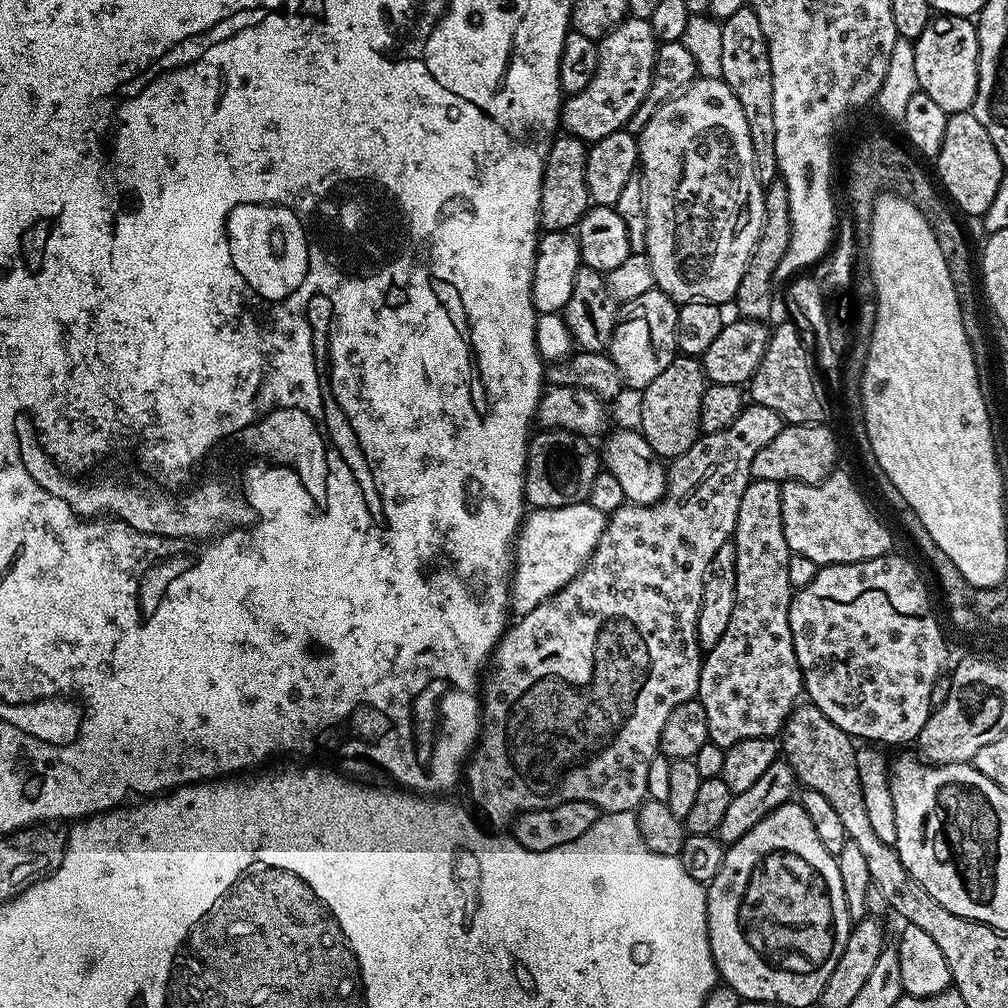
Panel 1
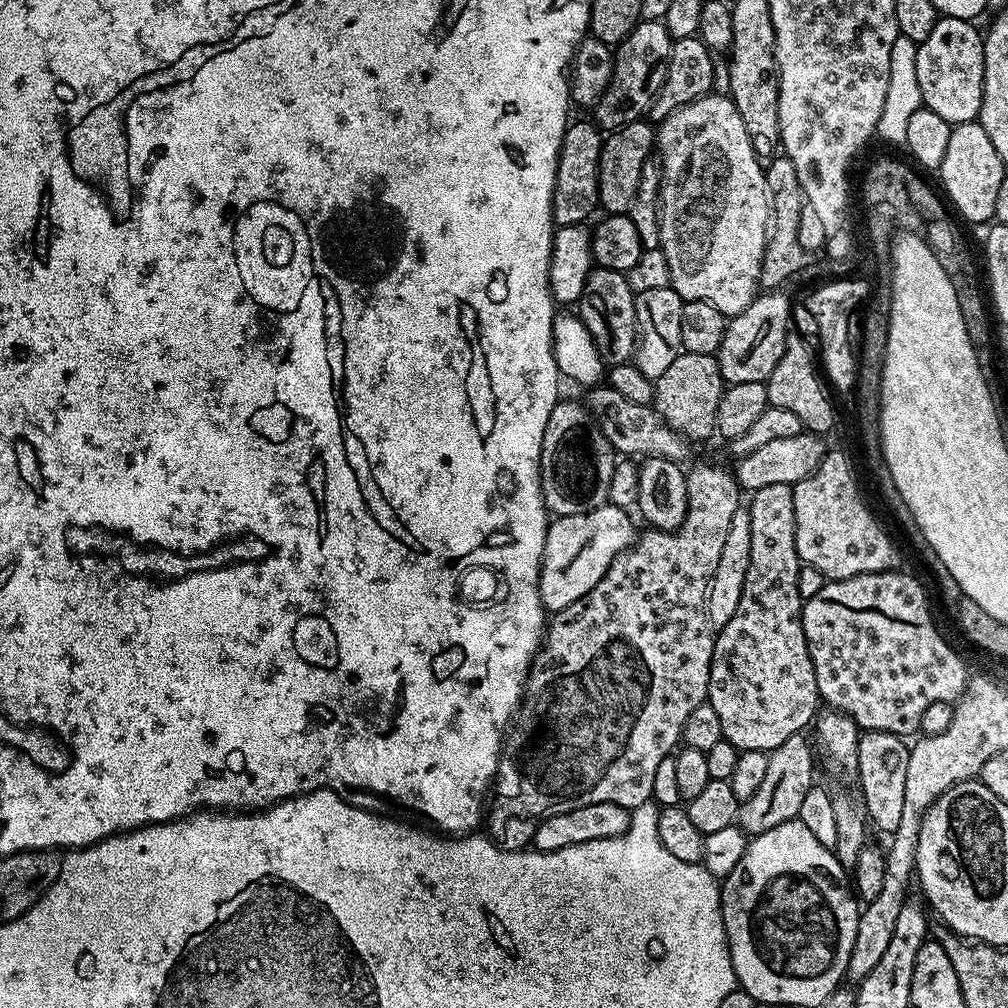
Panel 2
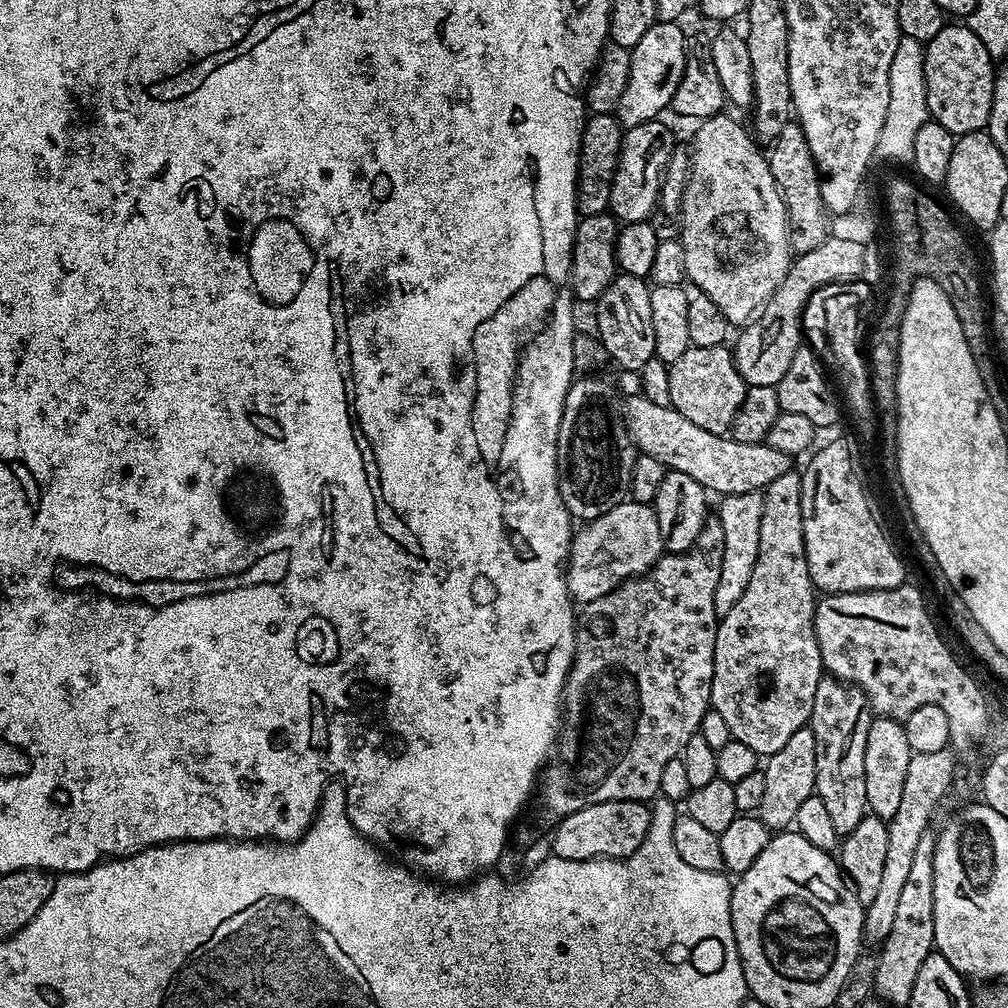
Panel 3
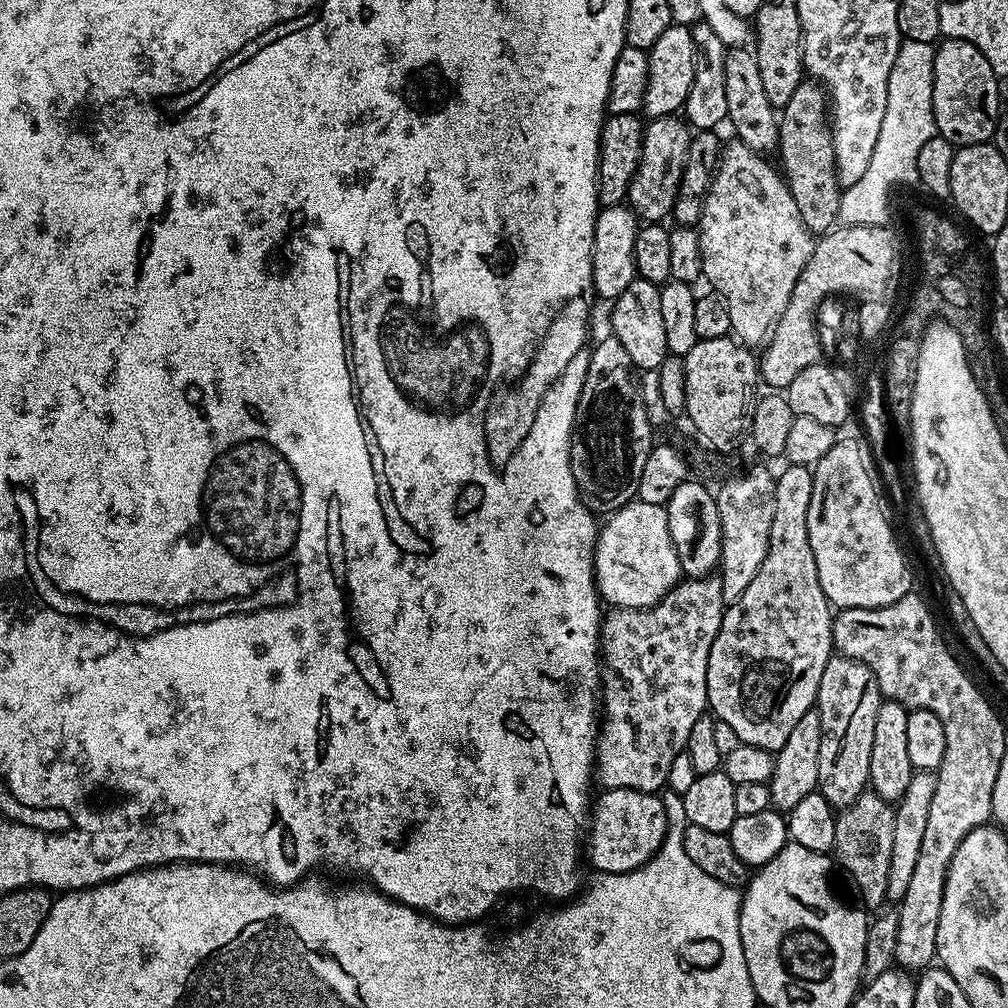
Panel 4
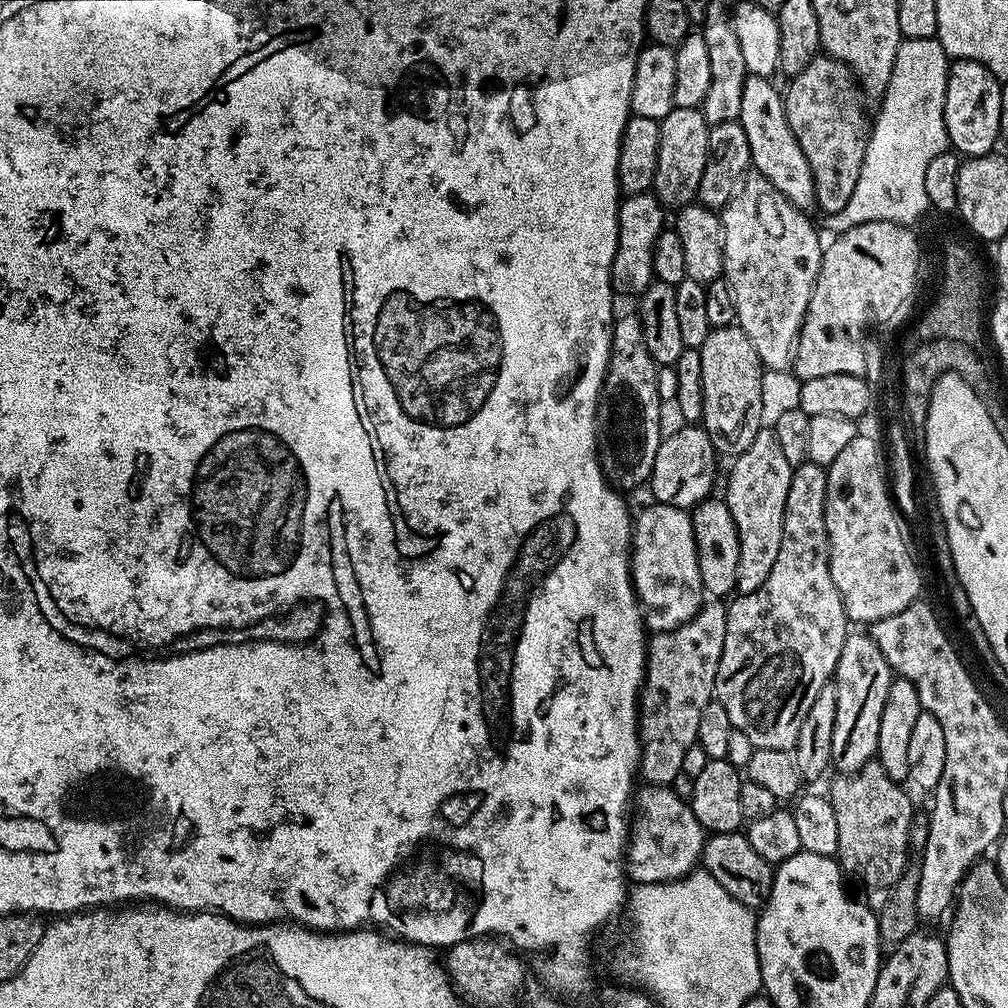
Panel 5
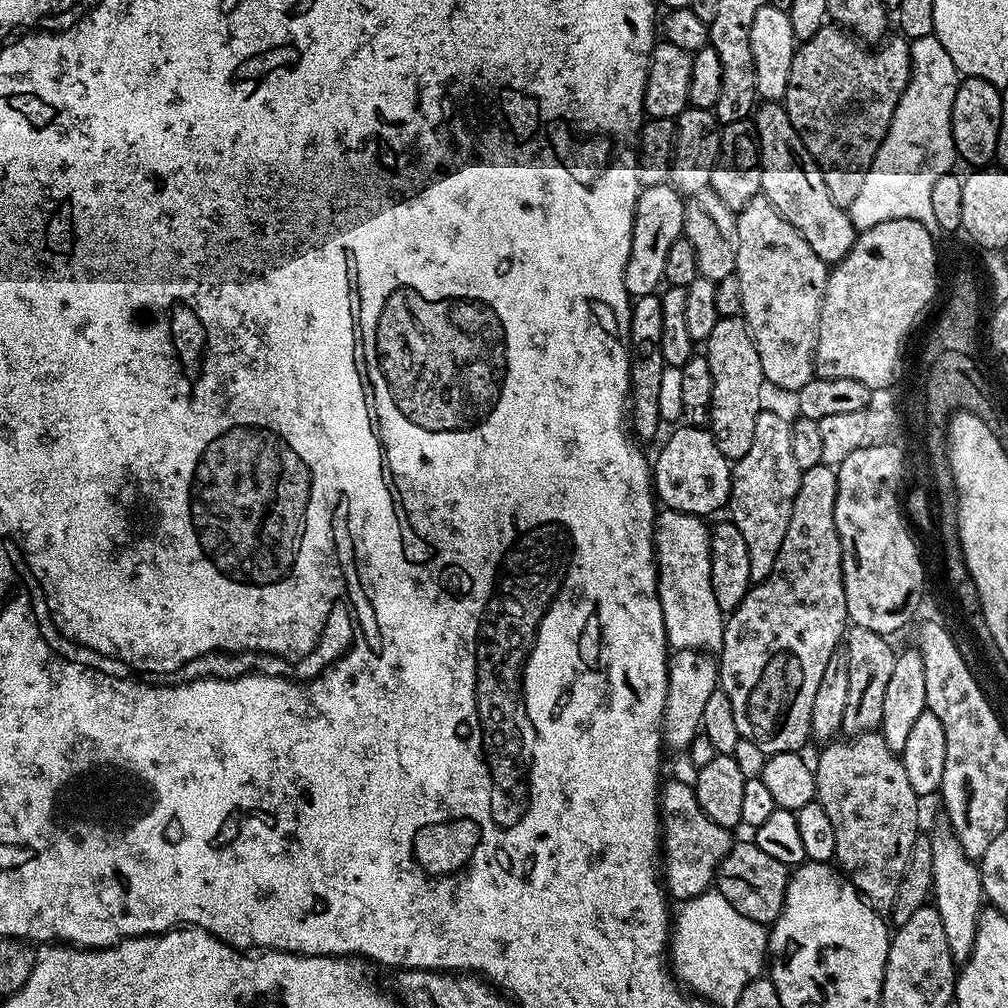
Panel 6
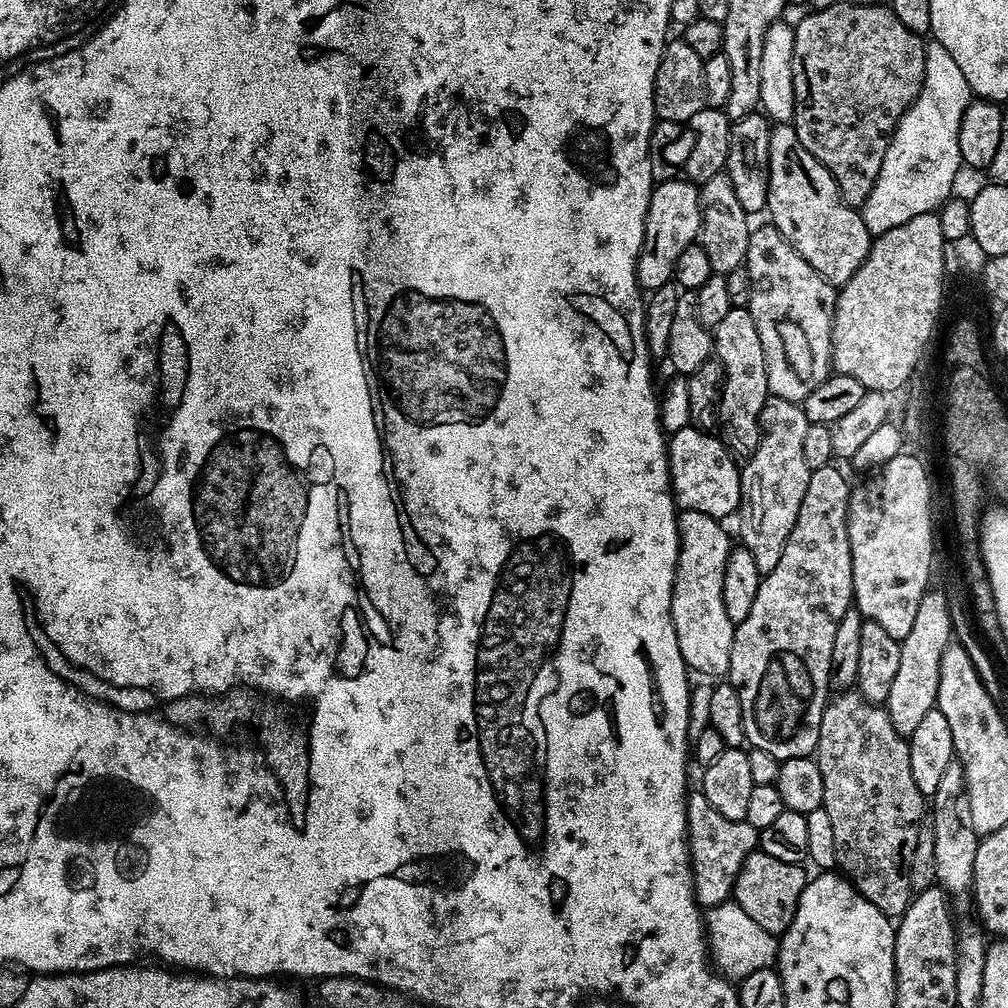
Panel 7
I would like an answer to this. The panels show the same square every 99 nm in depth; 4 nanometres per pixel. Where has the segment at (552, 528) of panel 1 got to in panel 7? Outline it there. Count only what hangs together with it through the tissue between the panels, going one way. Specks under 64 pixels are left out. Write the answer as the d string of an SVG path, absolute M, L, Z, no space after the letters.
M698 510L681 511L680 521L680 553L672 591L672 621L678 634L678 650L682 650L682 658L693 673L701 672L704 676L724 678L730 666L730 650L732 649L733 625L726 615L726 606L722 602L722 576L726 574L726 558L732 552L733 541L728 541L728 532L721 521L710 514L698 514Z

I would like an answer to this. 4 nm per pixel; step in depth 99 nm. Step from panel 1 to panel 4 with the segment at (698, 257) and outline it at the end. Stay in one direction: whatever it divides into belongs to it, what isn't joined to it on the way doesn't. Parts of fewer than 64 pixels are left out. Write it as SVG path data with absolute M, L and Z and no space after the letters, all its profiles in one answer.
M732 138L728 144L723 145L720 154L720 163L714 169L712 184L708 187L708 192L704 196L704 209L700 211L700 223L698 231L700 233L700 267L703 279L709 280L711 287L724 297L726 306L730 310L730 322L735 339L745 346L760 346L767 341L771 331L776 327L777 320L786 310L786 302L790 302L790 294L794 294L794 282L798 282L798 274L806 266L806 262L812 256L814 247L813 233L802 222L802 214L798 214L798 206L794 206L794 198L790 194L787 184L784 183L783 175L775 167L767 164L765 157L759 152L755 152L750 146L746 146L741 140Z

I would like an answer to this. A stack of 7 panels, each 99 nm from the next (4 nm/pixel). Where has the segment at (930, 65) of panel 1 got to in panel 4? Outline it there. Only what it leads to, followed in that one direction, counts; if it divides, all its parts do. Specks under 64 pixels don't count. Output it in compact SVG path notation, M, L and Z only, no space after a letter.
M945 39L936 48L934 58L932 109L938 135L956 148L989 143L995 137L996 125L1002 115L1000 84L1001 81L978 46L969 41Z

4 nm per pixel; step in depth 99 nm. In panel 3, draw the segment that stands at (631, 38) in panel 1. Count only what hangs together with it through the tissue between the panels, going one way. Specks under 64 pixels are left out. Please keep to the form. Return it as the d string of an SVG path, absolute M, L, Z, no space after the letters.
M657 20L650 30L646 30L638 46L630 50L630 78L626 82L626 90L622 90L622 98L618 98L614 113L621 128L633 128L642 122L655 120L663 108L671 105L674 90L678 90L678 82L682 82L686 58L690 54L690 48L684 45L684 32L680 26L670 20Z

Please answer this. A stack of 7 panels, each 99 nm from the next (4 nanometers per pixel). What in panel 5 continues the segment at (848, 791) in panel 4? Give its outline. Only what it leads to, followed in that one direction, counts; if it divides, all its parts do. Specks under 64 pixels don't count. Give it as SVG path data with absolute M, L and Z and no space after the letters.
M864 630L849 631L846 642L842 642L842 654L838 654L836 671L830 681L836 699L834 734L830 738L831 767L837 768L837 773L860 772L862 766L876 760L882 706L886 706L886 694L890 694L893 679L893 670L871 635Z

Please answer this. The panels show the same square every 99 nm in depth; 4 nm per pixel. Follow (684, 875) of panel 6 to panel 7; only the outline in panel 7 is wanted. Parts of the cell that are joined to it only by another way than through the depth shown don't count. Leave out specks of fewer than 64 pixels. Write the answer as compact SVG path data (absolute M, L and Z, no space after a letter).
M699 790L688 793L686 818L688 819L688 856L692 859L692 884L696 887L696 902L701 909L707 910L719 904L729 903L732 887L738 878L738 870L742 870L742 862L750 853L758 848L758 829L750 826L747 820L735 820L718 814L710 802L706 802L706 794Z

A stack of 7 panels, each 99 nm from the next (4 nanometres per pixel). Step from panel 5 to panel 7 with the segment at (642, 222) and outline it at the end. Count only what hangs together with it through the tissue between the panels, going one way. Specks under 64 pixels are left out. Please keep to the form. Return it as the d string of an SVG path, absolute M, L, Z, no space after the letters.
M687 178L661 180L652 189L646 212L646 230L642 250L636 259L636 277L641 289L666 286L675 277L676 263L686 246L697 243L702 222L700 189Z

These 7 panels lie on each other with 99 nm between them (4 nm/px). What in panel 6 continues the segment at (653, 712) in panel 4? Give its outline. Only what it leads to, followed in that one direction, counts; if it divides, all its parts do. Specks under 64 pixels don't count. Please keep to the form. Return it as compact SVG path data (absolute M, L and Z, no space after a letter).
M682 648L673 651L668 658L668 697L664 707L662 744L665 749L673 748L676 754L683 753L688 744L701 731L702 710L710 694L718 686L718 664L707 651Z

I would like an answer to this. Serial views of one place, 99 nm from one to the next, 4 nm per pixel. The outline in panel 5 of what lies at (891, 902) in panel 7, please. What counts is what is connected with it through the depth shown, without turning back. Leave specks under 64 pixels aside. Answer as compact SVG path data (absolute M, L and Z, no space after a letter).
M869 762L860 772L835 778L826 795L834 806L838 822L838 863L849 877L852 875L864 887L863 899L868 907L879 910L886 906L894 882L898 882L904 865L910 860L908 834L914 823L912 800L897 781L885 774L879 762Z

